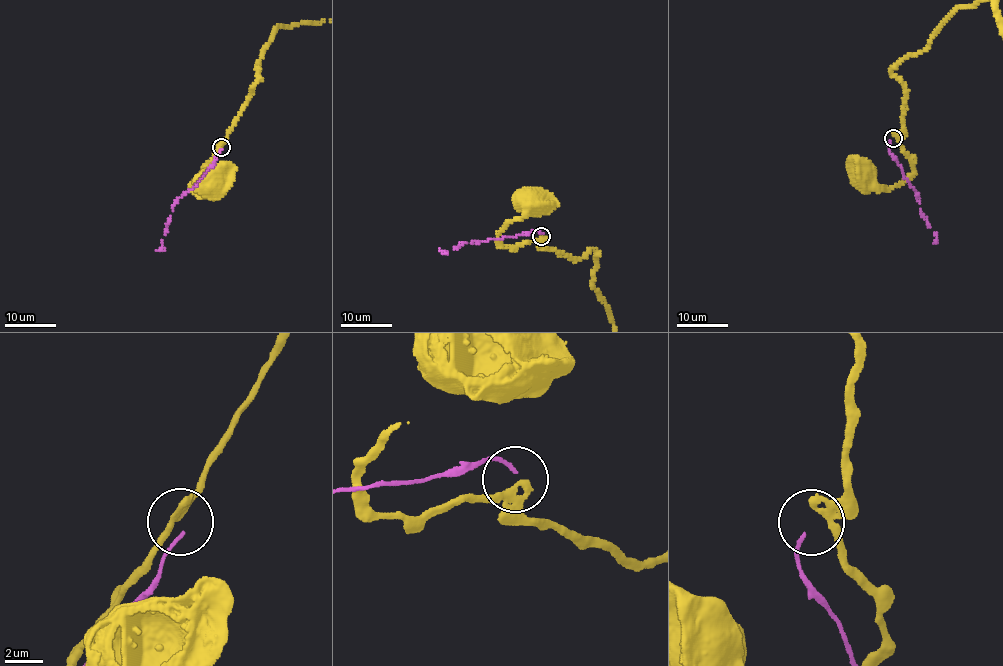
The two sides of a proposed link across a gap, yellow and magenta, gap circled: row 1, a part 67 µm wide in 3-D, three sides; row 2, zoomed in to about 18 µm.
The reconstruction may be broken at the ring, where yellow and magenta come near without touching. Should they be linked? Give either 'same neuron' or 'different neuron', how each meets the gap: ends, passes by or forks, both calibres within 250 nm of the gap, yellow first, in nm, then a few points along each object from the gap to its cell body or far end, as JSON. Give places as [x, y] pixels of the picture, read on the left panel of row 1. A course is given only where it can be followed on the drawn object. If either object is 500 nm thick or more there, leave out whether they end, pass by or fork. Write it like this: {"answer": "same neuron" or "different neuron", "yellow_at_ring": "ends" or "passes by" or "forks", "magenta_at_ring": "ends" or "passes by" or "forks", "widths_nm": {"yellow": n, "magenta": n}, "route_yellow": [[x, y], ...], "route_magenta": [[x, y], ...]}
{"answer": "different neuron", "yellow_at_ring": "passes by", "magenta_at_ring": "ends", "widths_nm": {"yellow": 360, "magenta": 180}, "route_yellow": [[220, 145], [190, 187], [199, 195], [211, 194], [210, 177]], "route_magenta": [[221, 150], [204, 175], [173, 206], [161, 248], [155, 250]]}

